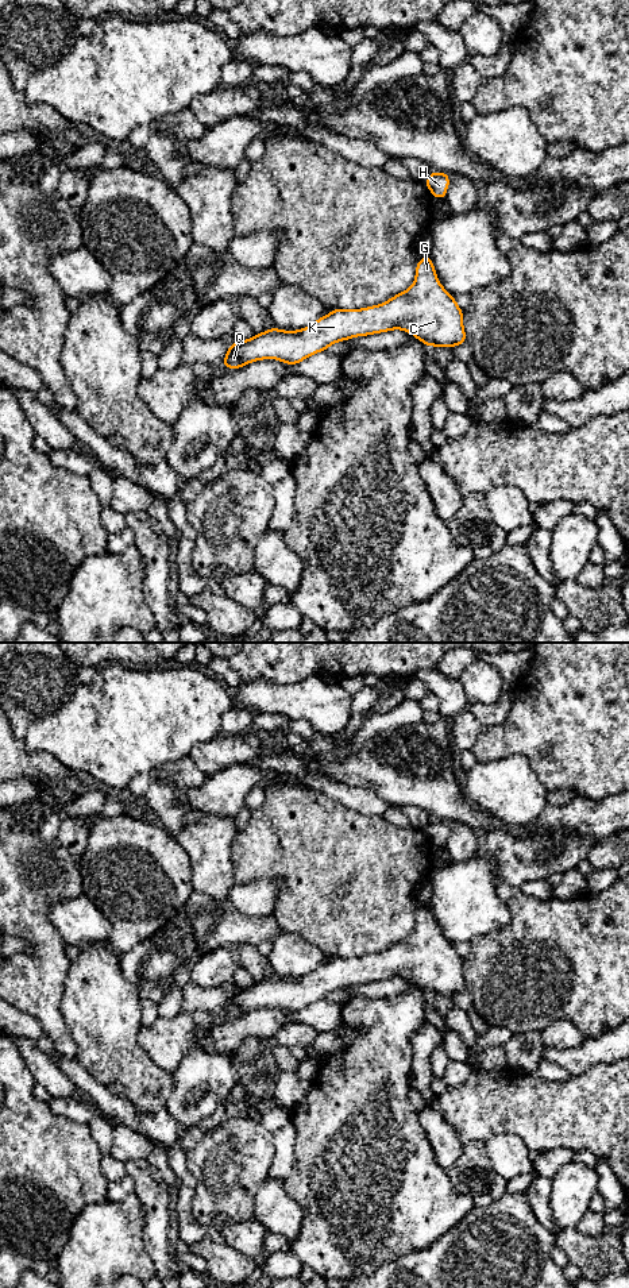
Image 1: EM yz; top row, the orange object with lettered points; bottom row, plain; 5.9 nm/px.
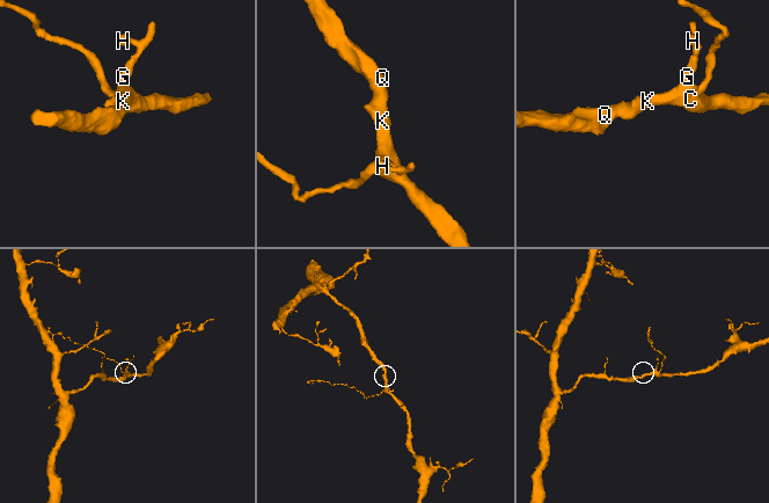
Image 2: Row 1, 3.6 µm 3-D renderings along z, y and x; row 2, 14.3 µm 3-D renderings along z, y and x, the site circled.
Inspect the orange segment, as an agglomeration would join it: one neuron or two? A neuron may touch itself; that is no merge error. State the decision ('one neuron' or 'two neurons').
one neuron

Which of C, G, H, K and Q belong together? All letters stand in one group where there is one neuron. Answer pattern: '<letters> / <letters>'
C G H K Q

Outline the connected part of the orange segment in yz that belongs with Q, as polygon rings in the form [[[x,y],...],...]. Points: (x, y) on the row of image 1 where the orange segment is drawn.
[[[431,254],[417,262],[413,285],[390,300],[363,309],[332,309],[327,316],[298,331],[282,331],[271,327],[269,331],[254,335],[248,340],[234,342],[221,365],[229,370],[262,359],[278,359],[286,365],[297,365],[308,356],[325,351],[340,340],[391,329],[409,332],[429,347],[441,346],[454,348],[467,342],[463,327],[463,311],[456,304],[455,297],[441,286],[435,266],[431,262]]]

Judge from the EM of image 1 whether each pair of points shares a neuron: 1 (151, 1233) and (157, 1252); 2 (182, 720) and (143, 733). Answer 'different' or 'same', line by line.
1: same
2: same

